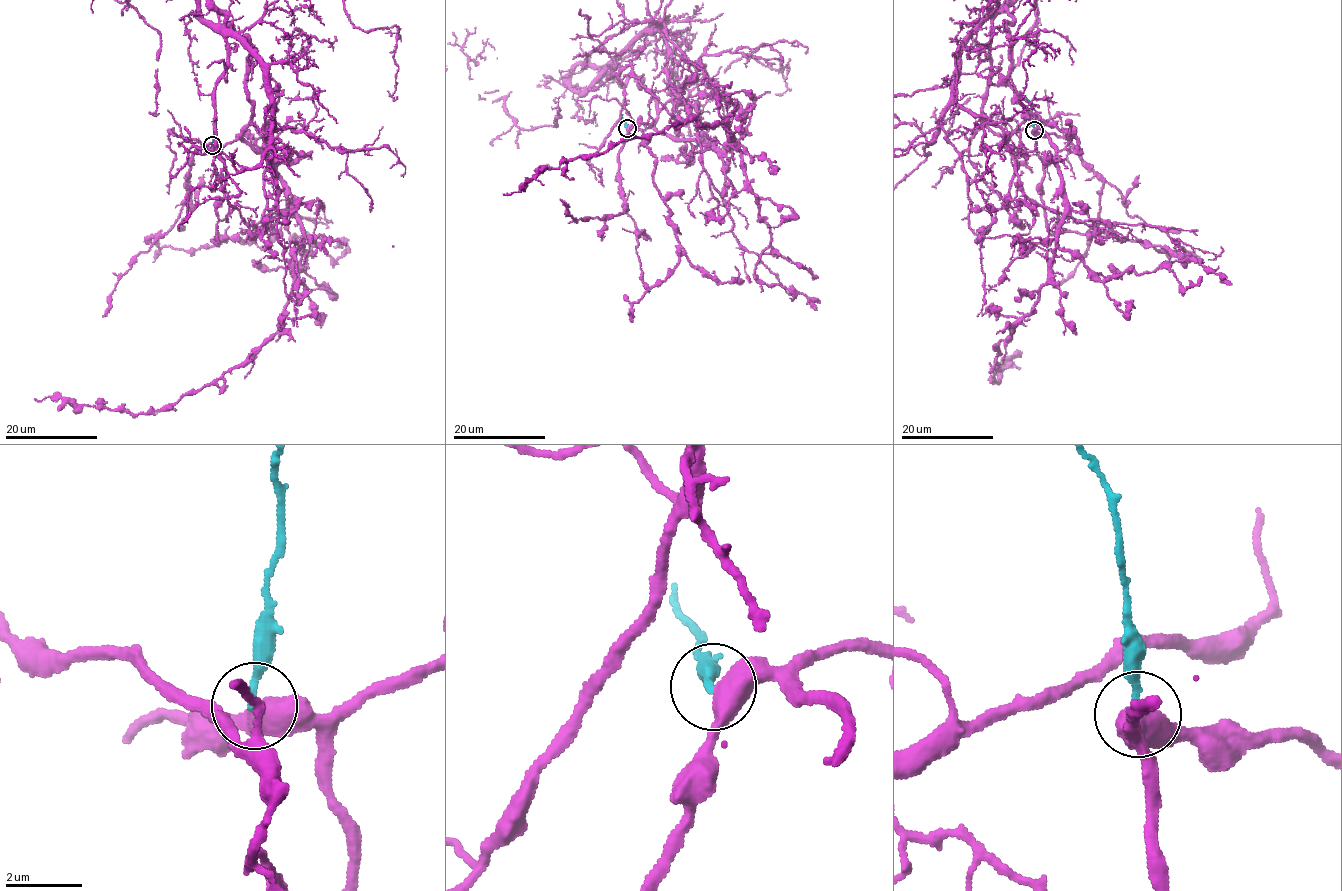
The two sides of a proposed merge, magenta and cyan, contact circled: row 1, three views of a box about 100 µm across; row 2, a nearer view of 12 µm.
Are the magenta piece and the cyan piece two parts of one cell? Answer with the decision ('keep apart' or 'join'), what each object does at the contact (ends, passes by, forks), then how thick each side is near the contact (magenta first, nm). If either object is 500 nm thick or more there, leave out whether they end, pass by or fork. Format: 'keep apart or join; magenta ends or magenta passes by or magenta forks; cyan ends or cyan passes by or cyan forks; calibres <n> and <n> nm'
keep apart; magenta passes by; cyan ends; calibres 480 and 190 nm

